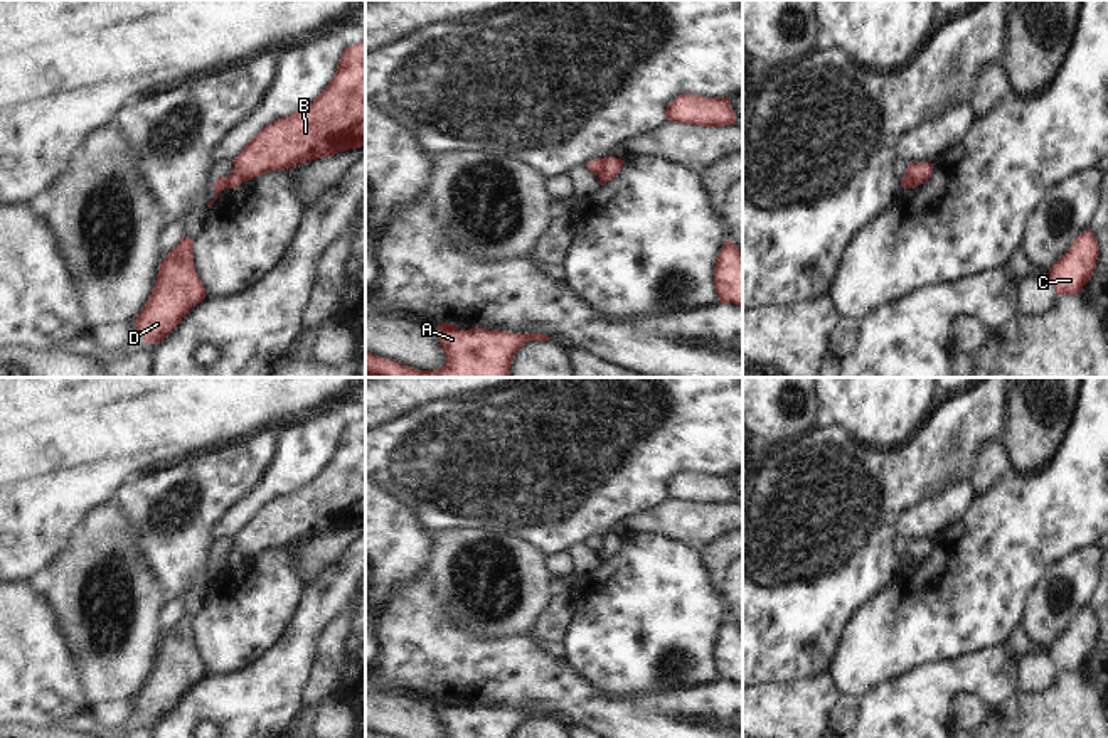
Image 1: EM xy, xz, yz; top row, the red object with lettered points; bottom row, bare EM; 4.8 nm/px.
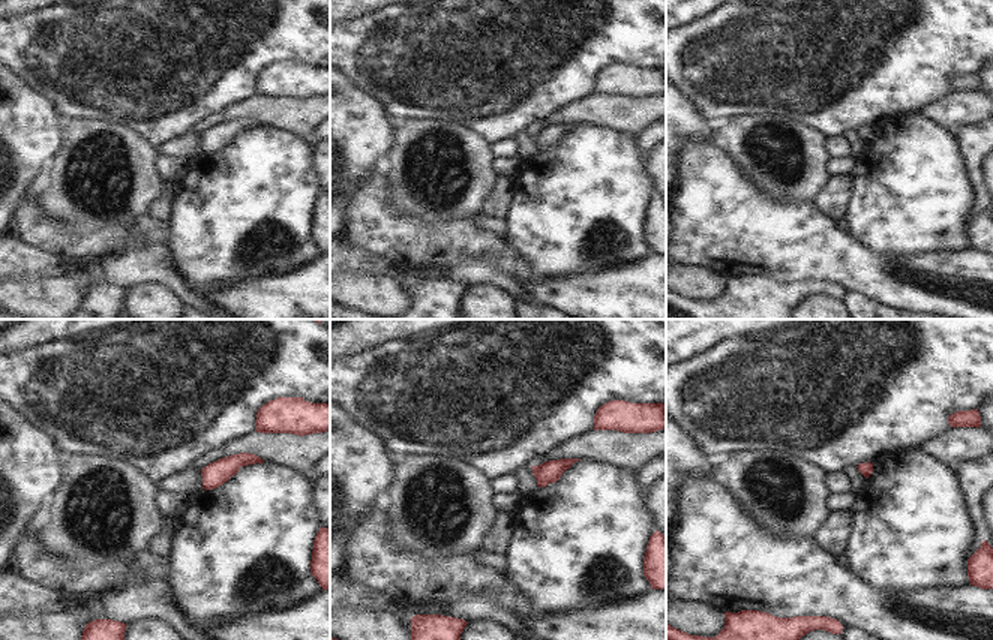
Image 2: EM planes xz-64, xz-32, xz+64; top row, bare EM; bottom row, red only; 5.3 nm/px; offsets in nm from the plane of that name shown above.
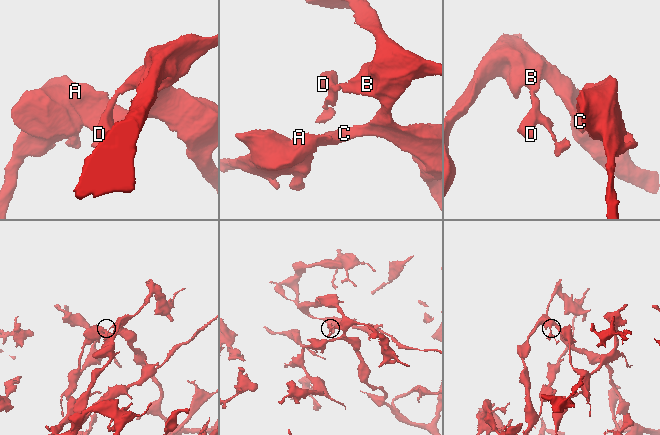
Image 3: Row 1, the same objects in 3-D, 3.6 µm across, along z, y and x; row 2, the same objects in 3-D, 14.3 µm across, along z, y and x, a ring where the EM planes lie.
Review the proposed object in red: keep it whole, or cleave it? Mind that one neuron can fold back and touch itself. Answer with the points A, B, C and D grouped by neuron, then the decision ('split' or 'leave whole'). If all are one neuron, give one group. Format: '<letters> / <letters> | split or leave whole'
A B C / D | split

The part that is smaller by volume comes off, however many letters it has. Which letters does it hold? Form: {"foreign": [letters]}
{"foreign": ["D"]}

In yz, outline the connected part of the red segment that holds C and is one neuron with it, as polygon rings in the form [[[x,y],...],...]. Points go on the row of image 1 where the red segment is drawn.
[[[1086,229],[1071,244],[1047,273],[1056,295],[1076,295],[1083,290],[1093,275],[1100,248],[1095,234]]]

